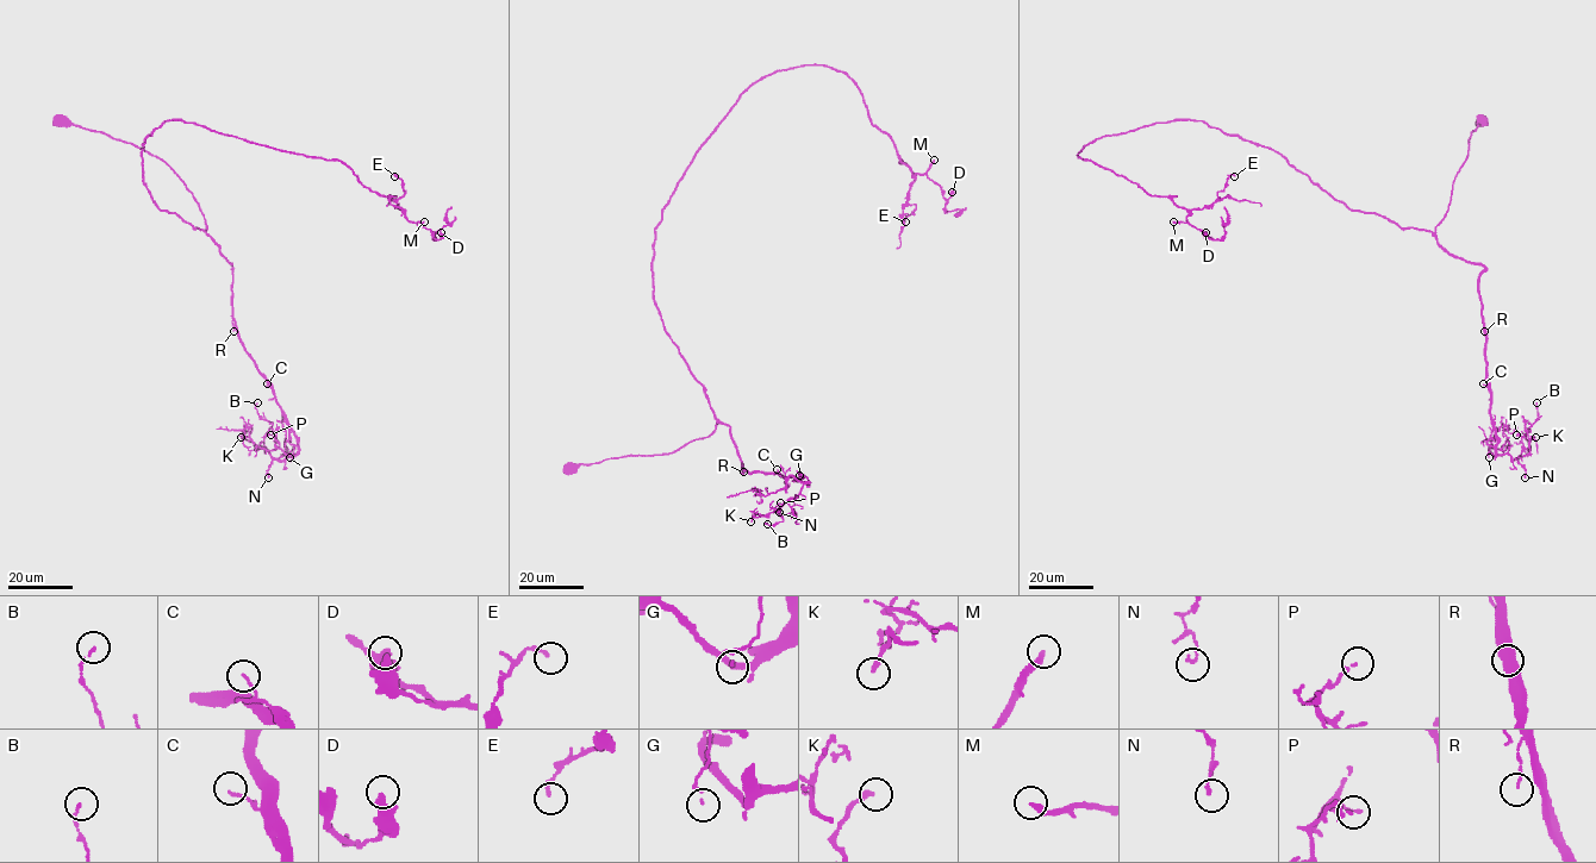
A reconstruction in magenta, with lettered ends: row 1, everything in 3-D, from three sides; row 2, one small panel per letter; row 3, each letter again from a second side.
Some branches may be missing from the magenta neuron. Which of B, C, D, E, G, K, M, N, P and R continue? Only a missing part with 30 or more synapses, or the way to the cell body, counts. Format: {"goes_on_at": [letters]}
{"goes_on_at": ["M"]}

